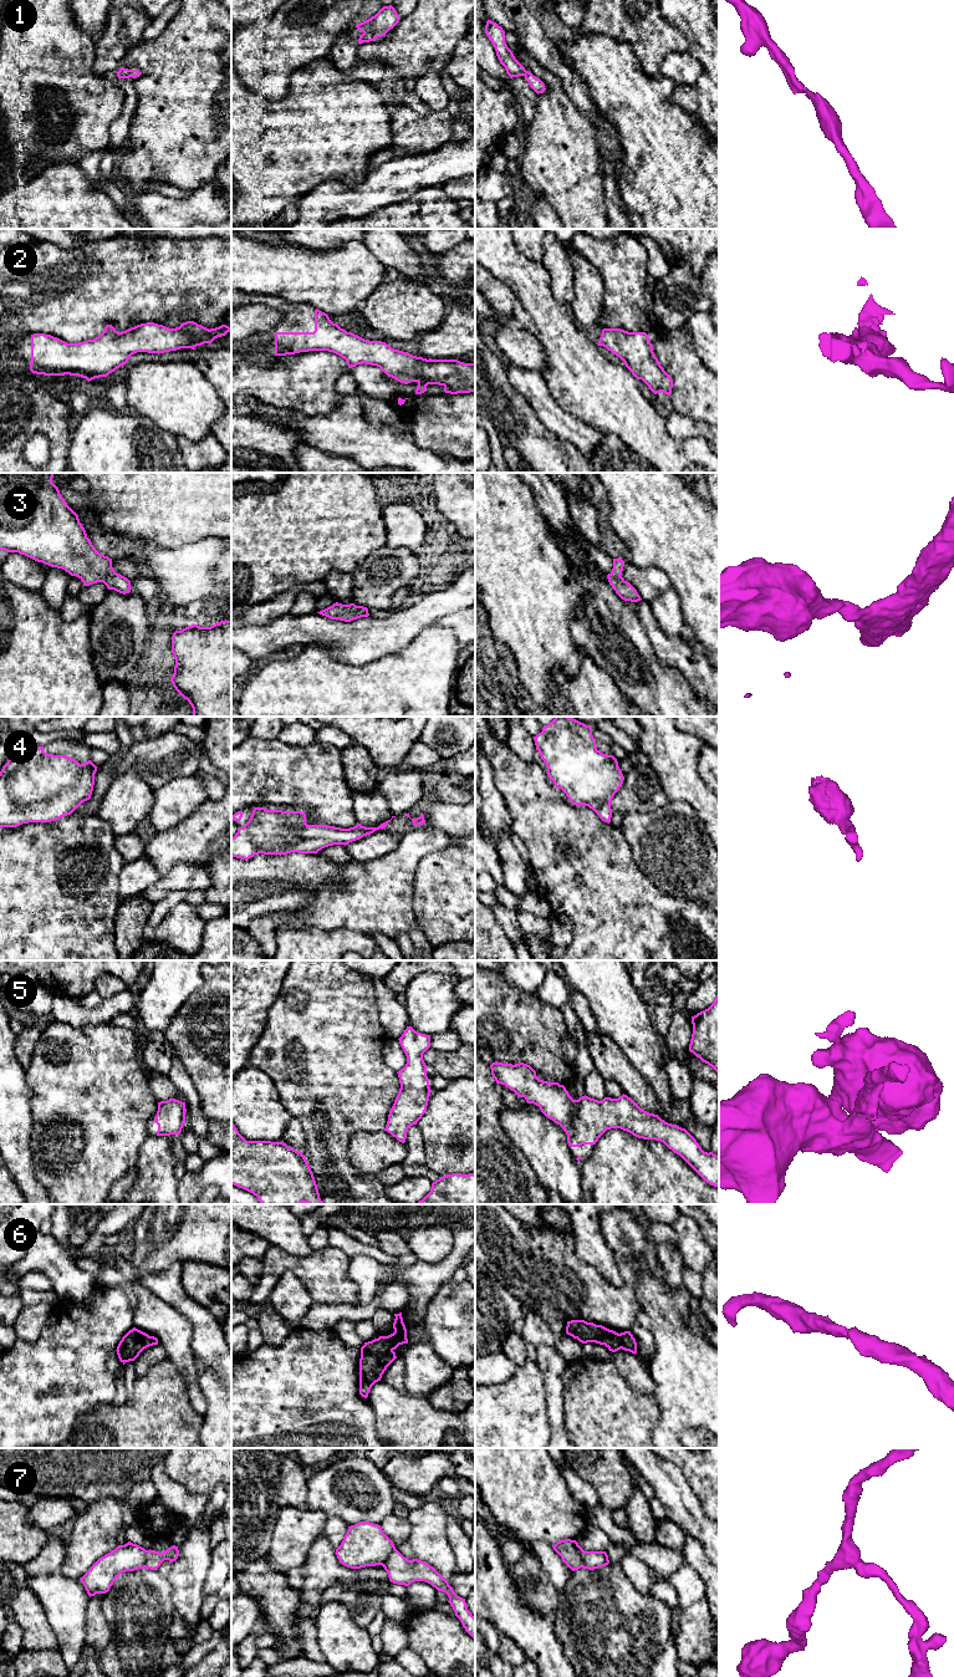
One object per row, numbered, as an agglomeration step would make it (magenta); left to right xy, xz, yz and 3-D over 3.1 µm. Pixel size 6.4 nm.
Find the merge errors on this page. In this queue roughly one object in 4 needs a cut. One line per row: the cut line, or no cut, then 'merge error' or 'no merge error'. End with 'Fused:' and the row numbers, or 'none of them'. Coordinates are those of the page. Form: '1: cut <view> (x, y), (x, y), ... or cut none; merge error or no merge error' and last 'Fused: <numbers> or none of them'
1: cut none; no merge error
2: cut none; no merge error
3: cut none; no merge error
4: cut none; no merge error
5: cut none; no merge error
6: cut none; no merge error
7: cut xy (147, 1550), (143, 1566); merge error
Fused: 7

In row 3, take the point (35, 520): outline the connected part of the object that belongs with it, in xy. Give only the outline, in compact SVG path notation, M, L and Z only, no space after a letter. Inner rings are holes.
M0 473L0 550L19 552L37 562L62 569L78 577L83 586L103 582L108 590L129 593L131 581L114 571L112 559L95 549L78 515L67 505L52 478L53 473Z

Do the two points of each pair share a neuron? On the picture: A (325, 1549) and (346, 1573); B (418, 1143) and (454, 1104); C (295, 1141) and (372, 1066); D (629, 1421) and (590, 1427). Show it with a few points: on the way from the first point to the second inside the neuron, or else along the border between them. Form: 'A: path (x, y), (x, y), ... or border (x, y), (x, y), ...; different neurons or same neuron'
A: path (325, 1555), (340, 1570); same neuron
B: border (417, 1124), (423, 1140), (426, 1163), (429, 1167); different neurons
C: border (292, 1116), (299, 1121), (305, 1133), (302, 1151); different neurons
D: path (620, 1421), (616, 1423), (600, 1423); same neuron

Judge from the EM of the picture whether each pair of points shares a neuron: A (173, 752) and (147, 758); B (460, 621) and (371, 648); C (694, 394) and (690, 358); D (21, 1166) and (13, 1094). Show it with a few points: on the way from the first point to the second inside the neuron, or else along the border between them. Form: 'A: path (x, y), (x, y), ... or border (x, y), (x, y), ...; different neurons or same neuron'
A: path (167, 758), (153, 758); same neuron
B: border (462, 608), (443, 616), (432, 625); different neurons
C: path (693, 386), (690, 367); same neuron
D: path (15, 1148), (13, 1142), (13, 1111); same neuron

